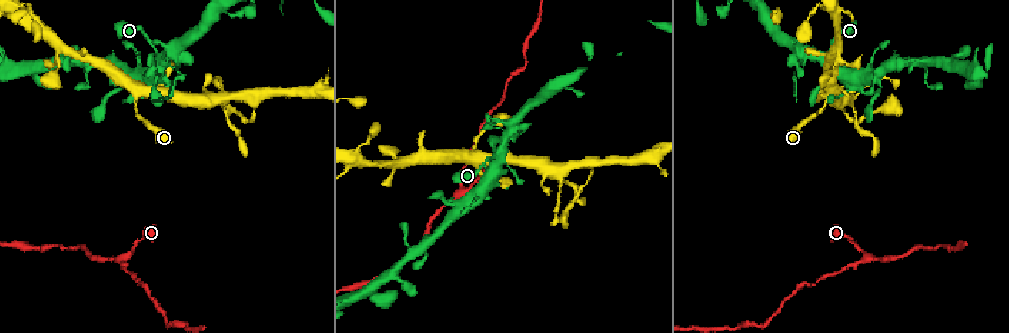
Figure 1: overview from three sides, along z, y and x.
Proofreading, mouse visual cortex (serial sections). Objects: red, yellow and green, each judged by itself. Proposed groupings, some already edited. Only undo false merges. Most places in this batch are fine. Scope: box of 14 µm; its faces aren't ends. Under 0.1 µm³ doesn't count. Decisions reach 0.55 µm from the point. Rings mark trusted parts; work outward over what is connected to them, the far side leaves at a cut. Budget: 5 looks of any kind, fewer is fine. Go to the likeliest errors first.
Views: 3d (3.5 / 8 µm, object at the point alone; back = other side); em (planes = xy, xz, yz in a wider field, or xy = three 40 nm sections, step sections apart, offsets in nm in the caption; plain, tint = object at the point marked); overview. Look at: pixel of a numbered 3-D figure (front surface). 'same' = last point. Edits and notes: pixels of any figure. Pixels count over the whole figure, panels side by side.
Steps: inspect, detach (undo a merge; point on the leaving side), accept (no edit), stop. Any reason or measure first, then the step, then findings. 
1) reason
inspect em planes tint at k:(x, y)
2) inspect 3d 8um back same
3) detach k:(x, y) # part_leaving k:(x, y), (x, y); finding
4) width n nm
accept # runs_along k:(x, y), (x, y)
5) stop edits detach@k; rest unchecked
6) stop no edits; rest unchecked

small branch off a trunk
inspect 3d 8um at 1:(357, 161)

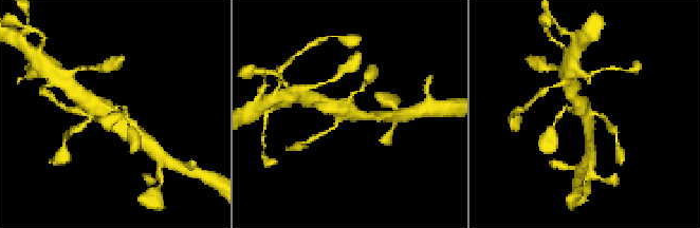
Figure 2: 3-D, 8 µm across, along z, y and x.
arms 4; arm_widths 150, 150, 250, 500 nm
inspect em xy step 3 tint at 2:(347, 113)

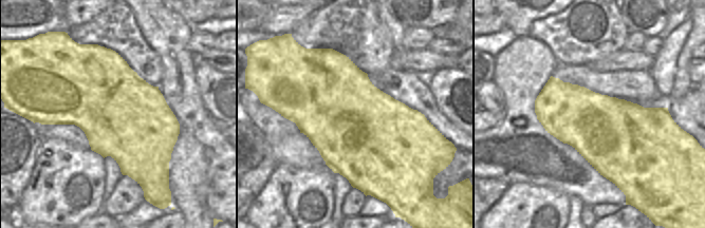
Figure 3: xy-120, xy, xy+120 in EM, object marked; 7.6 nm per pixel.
accept # runs_along 2:(589, 138), (586, 114), (566, 106); continuous, no second cell

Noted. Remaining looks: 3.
a narrow waist
inspect 3d 3.5um at 1:(868, 259)

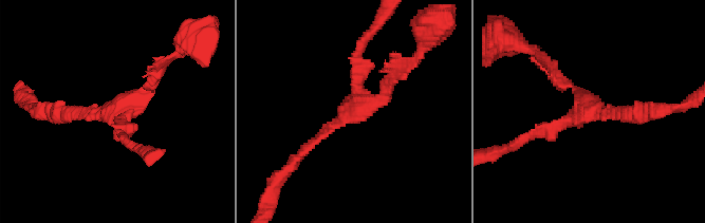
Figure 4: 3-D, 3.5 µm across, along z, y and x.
arms 3; arm_widths 100, 200, 200 nm; need the tissue
inspect em xy step 5 tint at 4:(127, 106)

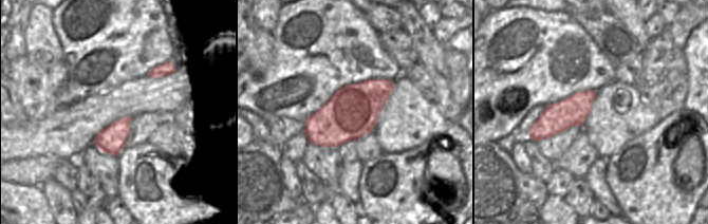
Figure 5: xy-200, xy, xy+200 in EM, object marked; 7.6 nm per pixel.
accept # runs_along 4:(165, 63), (127, 106), (124, 138); all the same cell

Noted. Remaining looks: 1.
stop no edits; rest unchecked

